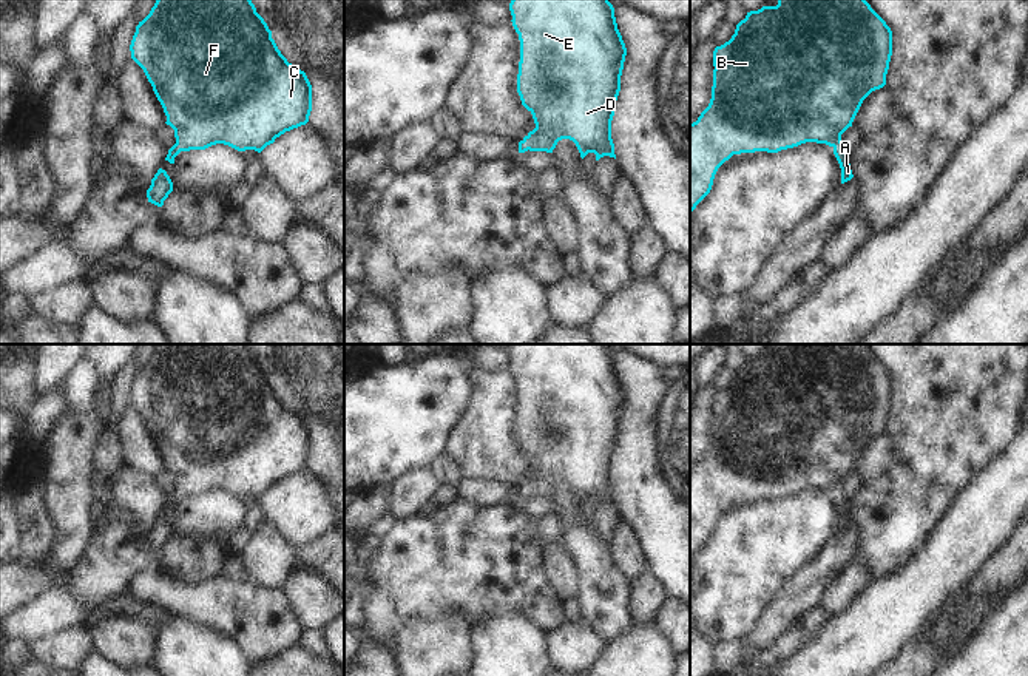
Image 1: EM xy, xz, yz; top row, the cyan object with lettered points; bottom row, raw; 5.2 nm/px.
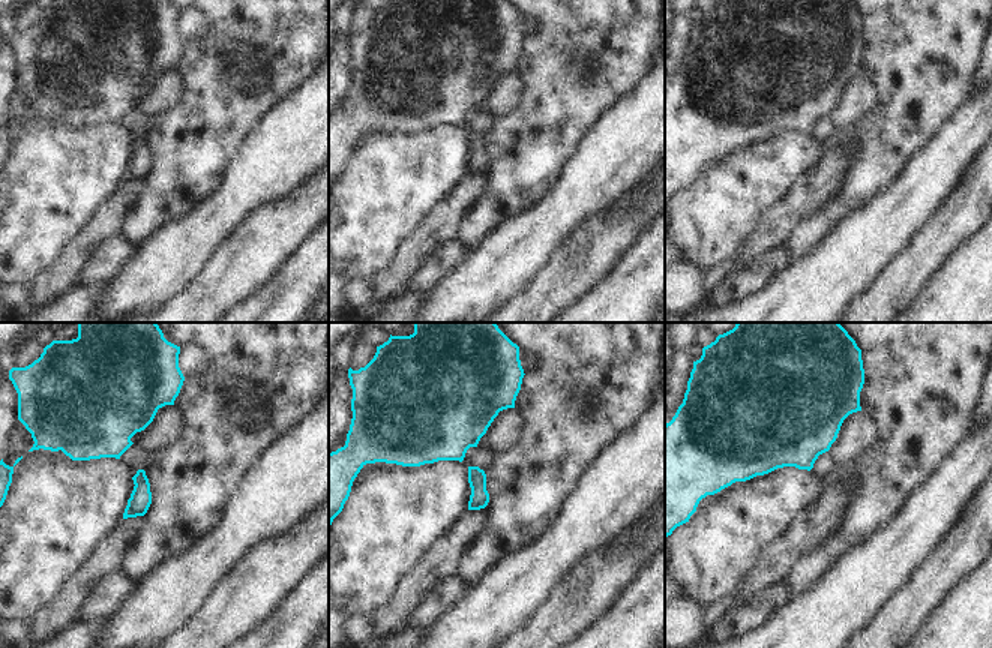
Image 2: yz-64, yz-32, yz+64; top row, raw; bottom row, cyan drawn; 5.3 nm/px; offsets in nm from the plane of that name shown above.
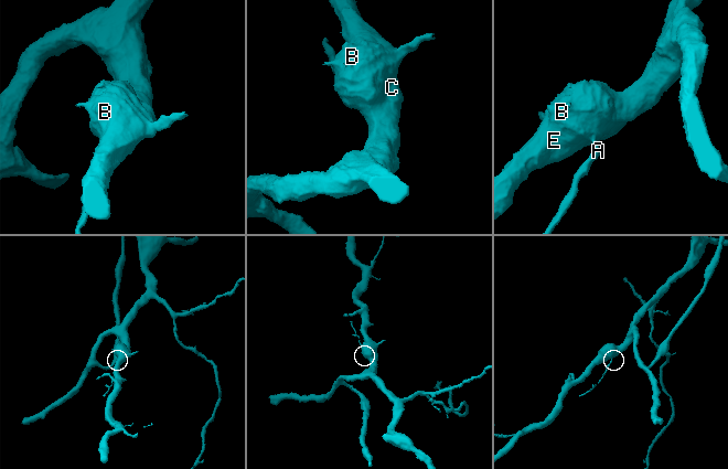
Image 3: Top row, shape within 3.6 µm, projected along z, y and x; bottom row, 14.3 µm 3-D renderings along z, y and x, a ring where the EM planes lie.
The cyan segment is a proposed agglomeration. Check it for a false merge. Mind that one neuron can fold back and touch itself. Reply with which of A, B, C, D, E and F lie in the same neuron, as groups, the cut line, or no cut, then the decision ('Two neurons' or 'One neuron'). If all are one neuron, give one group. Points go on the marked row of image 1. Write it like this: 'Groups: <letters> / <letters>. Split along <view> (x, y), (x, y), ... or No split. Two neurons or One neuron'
Groups: A B C D E F. No split. One neuron

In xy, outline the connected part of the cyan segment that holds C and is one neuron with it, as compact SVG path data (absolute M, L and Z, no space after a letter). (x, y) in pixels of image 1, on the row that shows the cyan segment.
M156 0L150 14L136 26L130 51L131 59L144 69L157 100L164 108L167 116L165 123L174 130L176 144L168 150L165 157L165 161L170 164L174 164L174 157L181 151L205 150L216 144L228 145L238 151L255 150L261 153L286 131L309 122L312 111L312 85L306 73L289 63L287 59L281 54L275 40L272 39L272 31L269 29L264 19L256 12L252 0Z

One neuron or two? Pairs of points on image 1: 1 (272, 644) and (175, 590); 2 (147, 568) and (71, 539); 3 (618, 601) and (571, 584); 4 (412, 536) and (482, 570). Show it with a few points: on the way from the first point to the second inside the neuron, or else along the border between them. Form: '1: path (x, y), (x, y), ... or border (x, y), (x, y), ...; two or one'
1: path (247, 619), (230, 607), (199, 602); one
2: border (96, 525), (91, 545), (71, 571); two
3: border (570, 551), (579, 568), (578, 598); two
4: path (428, 553), (443, 567), (465, 567); one

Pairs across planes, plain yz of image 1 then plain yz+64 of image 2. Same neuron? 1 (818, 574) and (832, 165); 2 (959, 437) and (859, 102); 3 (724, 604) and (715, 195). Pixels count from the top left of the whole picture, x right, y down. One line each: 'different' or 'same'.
1: same
2: different
3: same

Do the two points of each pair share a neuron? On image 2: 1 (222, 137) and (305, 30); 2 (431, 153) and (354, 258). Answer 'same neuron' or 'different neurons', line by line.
1: same neuron
2: same neuron

